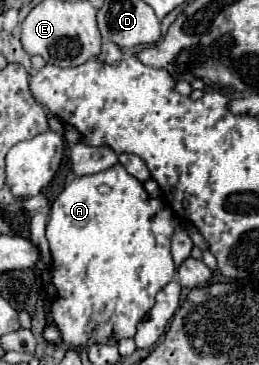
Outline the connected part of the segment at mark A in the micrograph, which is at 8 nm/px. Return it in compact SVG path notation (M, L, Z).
M122 164L92 176L74 178L66 184L62 194L52 202L46 238L54 262L52 282L58 290L52 318L68 346L90 348L94 344L118 344L124 338L134 338L138 324L148 318L156 294L174 280L176 266L170 256L170 238L176 226L178 218L174 212L160 198L150 198L142 182L130 176Z

